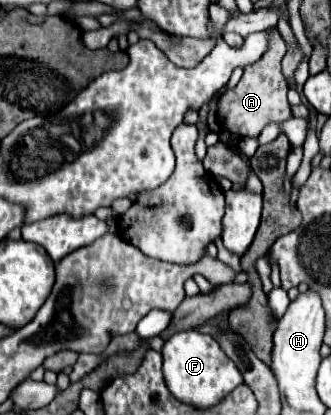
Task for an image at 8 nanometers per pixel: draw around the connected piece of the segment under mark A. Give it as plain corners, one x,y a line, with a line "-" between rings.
269,29
271,33
271,47
269,51
251,67
243,71
241,81
235,89
221,95
217,105
217,117
219,127
229,129
231,133
239,137
257,137
265,125
269,123
281,123
287,117
291,117
291,109
287,103
287,79
281,73
281,59
285,55
285,43
277,29

